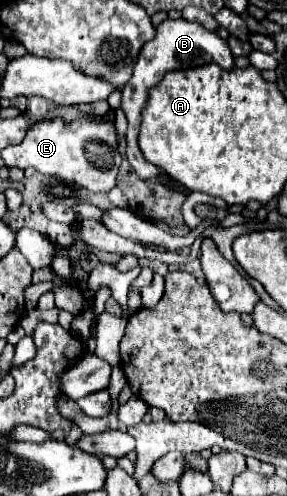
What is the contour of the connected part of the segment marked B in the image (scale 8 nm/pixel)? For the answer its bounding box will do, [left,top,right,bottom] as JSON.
[122,17,234,179]

